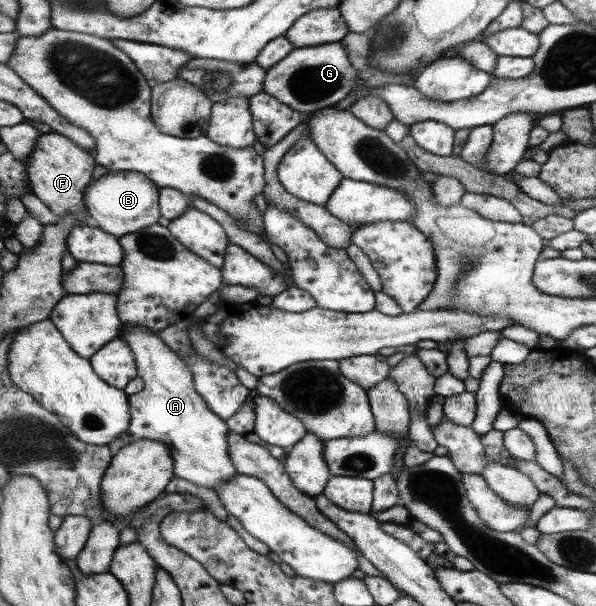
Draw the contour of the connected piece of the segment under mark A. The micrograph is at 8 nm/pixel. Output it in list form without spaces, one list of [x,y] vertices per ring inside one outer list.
[[[122,324],[122,330],[118,337],[128,343],[128,347],[134,353],[136,361],[137,376],[142,378],[145,387],[138,394],[128,395],[130,405],[130,425],[126,433],[119,437],[114,447],[127,446],[138,440],[156,440],[168,446],[170,455],[174,462],[174,476],[188,480],[202,486],[203,488],[214,489],[222,482],[237,476],[234,464],[230,459],[228,450],[229,428],[223,418],[216,416],[207,405],[207,402],[196,392],[194,388],[194,378],[191,370],[188,370],[186,362],[181,359],[176,352],[172,351],[168,345],[158,336],[158,333],[136,324]]]

